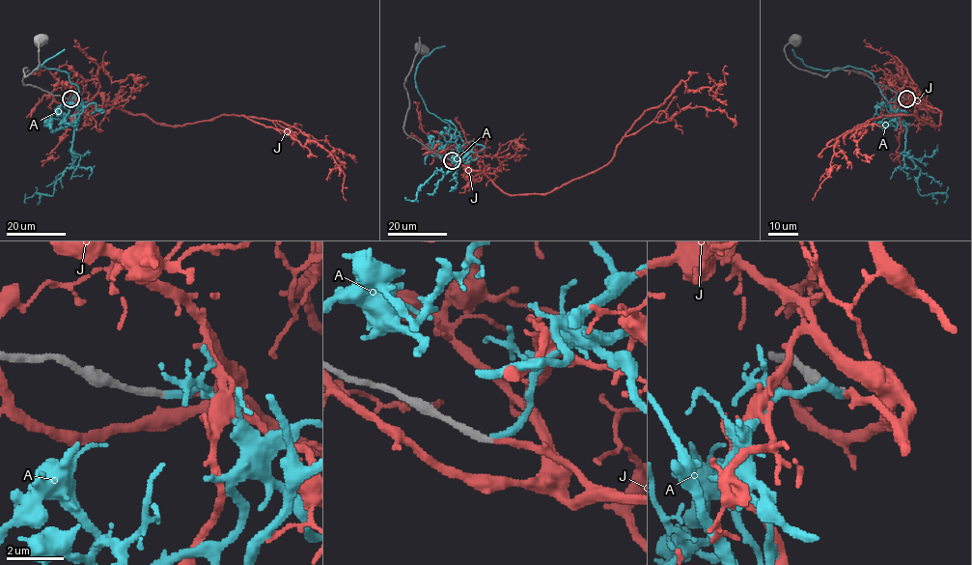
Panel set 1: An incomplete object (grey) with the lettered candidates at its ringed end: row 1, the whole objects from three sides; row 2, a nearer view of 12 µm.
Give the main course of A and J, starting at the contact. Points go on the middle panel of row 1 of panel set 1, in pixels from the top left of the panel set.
A: (452, 159), (458, 150), (472, 159), (485, 148), (465, 143), (427, 110), (417, 88), (417, 64), (445, 45)
J: (452, 160), (482, 170), (509, 194), (545, 194), (603, 167), (681, 80), (687, 89), (723, 84), (726, 66)

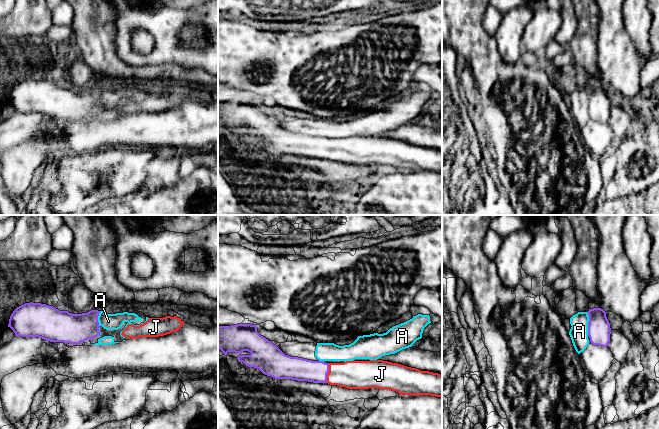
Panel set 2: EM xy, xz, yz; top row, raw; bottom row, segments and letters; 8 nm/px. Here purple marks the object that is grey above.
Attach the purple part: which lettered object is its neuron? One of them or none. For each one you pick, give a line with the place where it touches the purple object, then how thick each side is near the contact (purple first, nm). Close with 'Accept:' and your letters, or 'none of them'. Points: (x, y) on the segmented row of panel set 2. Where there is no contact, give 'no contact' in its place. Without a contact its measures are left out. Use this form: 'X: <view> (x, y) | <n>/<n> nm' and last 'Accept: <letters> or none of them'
J: xz (327, 373) | 180/220 nm
Accept: J

